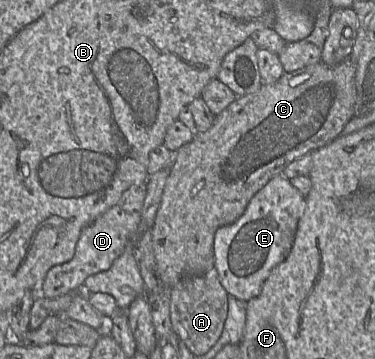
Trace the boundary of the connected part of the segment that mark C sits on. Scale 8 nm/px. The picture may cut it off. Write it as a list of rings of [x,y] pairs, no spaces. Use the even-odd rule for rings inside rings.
[[[350,57],[333,66],[320,61],[293,72],[284,72],[275,83],[262,84],[257,92],[237,97],[215,116],[209,130],[195,132],[191,142],[173,152],[174,161],[151,229],[157,272],[164,284],[174,287],[184,277],[200,276],[212,269],[217,229],[237,221],[252,197],[272,178],[281,175],[291,162],[341,136],[343,128],[354,116],[355,74],[356,68]]]

